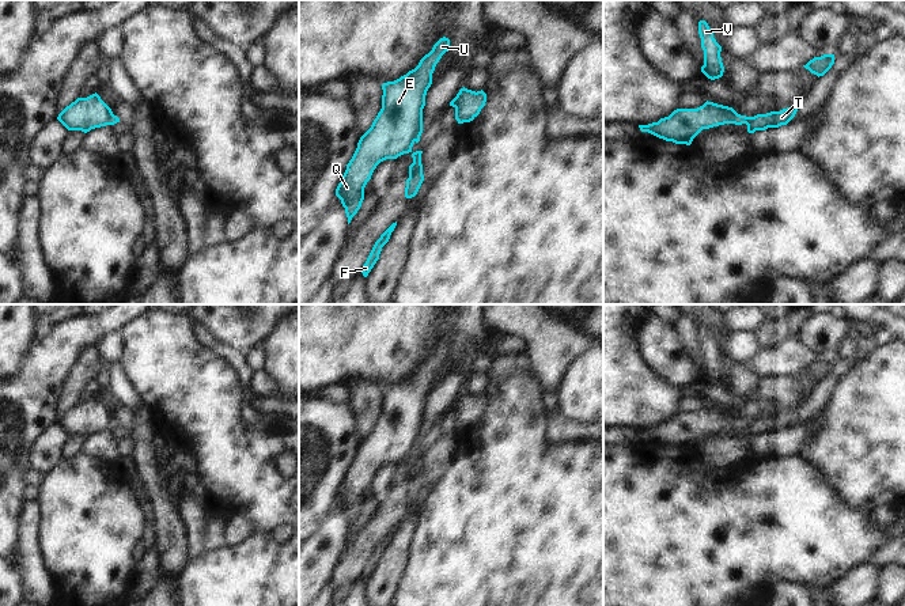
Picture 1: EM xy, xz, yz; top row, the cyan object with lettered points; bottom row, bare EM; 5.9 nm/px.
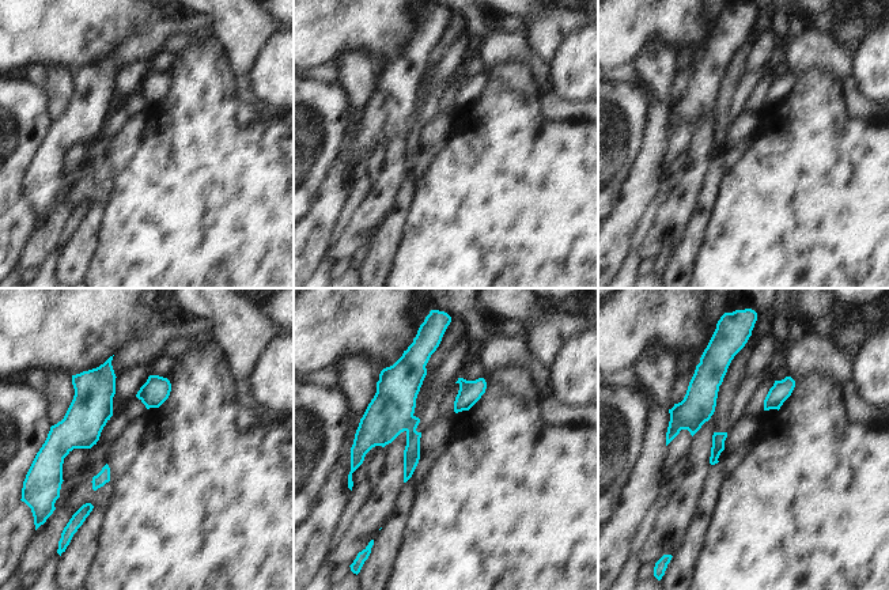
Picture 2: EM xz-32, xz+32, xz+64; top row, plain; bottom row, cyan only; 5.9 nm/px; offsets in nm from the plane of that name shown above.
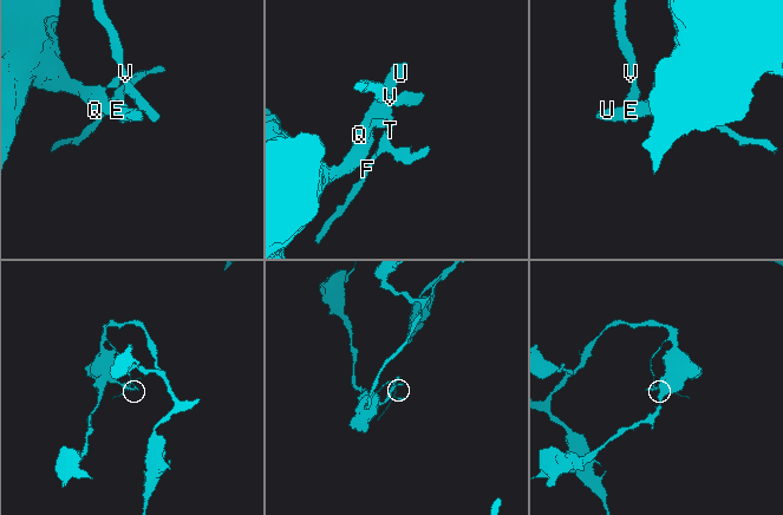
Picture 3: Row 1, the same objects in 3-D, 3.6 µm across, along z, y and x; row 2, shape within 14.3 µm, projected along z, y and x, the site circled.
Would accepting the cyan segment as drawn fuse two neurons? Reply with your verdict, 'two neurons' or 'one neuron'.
two neurons

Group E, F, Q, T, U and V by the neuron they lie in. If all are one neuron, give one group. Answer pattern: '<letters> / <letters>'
E Q U V / F T

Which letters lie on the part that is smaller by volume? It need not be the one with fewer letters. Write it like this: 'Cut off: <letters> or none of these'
Cut off: F, T

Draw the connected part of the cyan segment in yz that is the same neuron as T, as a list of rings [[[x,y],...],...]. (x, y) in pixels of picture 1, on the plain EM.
[[[798,409],[783,413],[780,416],[770,416],[766,418],[757,418],[754,421],[746,421],[735,418],[732,421],[732,428],[735,429],[747,429],[747,436],[754,438],[756,435],[765,435],[768,432],[779,432],[787,429],[796,418]]]

